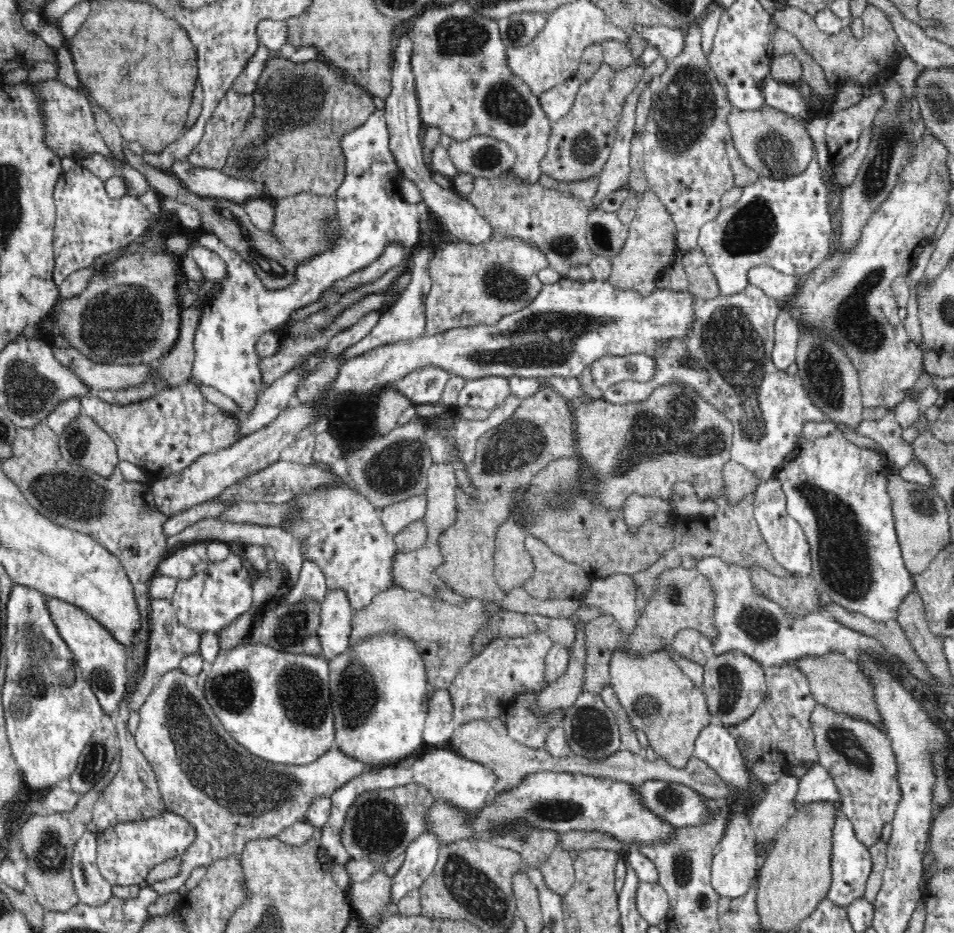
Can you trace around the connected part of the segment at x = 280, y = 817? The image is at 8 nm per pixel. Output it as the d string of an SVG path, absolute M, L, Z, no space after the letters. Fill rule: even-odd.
M179 668L166 672L150 691L139 708L140 720L132 734L136 746L142 751L152 767L158 788L168 811L179 814L196 829L194 842L180 857L180 873L175 878L160 880L152 885L152 891L163 896L174 893L190 877L194 868L208 866L222 857L240 857L246 842L258 837L278 837L288 827L306 820L306 810L316 796L331 798L348 780L364 774L368 768L381 768L390 764L370 766L344 754L334 747L318 760L304 765L283 765L253 755L222 726L216 713L198 687L196 678L184 674Z

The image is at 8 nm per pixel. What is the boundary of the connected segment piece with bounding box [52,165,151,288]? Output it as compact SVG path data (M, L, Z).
M76 165L68 172L63 172L54 186L54 202L57 209L53 230L54 270L53 281L60 288L68 274L76 270L88 268L98 257L106 258L106 254L118 254L118 250L126 250L126 246L134 246L132 242L140 242L146 230L150 230L151 212L146 208L146 202L137 196L124 196L120 199L108 197L105 181L98 178L92 171L81 165Z

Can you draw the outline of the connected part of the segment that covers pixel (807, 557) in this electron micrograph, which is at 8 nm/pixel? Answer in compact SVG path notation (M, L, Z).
M774 475L757 487L753 502L753 517L758 523L762 537L770 549L772 556L789 574L810 576L813 572L810 546L800 523L794 520L786 511L786 495L780 485L780 480Z

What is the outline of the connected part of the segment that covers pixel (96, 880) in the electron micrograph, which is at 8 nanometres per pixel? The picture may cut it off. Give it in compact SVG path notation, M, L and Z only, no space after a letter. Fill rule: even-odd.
M88 828L74 847L71 876L84 905L100 907L113 898L113 887L102 878L97 865L97 833Z

